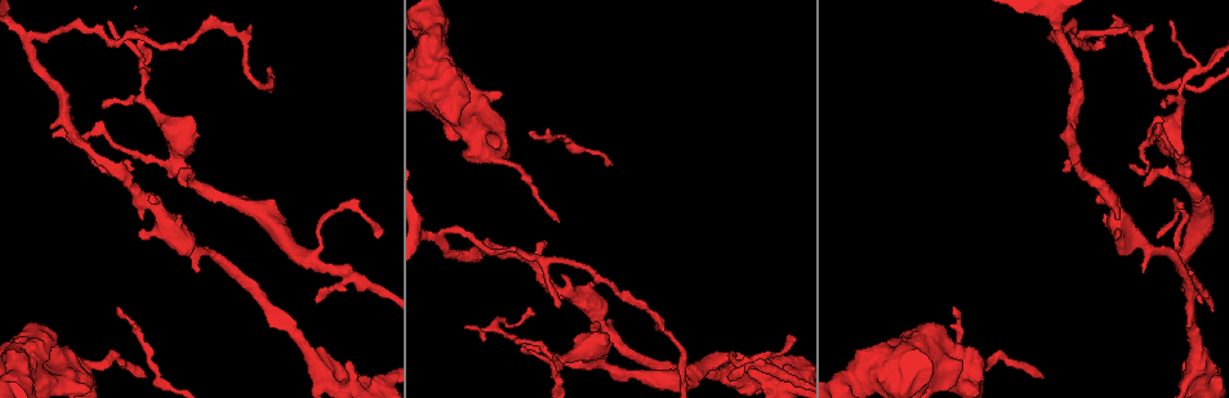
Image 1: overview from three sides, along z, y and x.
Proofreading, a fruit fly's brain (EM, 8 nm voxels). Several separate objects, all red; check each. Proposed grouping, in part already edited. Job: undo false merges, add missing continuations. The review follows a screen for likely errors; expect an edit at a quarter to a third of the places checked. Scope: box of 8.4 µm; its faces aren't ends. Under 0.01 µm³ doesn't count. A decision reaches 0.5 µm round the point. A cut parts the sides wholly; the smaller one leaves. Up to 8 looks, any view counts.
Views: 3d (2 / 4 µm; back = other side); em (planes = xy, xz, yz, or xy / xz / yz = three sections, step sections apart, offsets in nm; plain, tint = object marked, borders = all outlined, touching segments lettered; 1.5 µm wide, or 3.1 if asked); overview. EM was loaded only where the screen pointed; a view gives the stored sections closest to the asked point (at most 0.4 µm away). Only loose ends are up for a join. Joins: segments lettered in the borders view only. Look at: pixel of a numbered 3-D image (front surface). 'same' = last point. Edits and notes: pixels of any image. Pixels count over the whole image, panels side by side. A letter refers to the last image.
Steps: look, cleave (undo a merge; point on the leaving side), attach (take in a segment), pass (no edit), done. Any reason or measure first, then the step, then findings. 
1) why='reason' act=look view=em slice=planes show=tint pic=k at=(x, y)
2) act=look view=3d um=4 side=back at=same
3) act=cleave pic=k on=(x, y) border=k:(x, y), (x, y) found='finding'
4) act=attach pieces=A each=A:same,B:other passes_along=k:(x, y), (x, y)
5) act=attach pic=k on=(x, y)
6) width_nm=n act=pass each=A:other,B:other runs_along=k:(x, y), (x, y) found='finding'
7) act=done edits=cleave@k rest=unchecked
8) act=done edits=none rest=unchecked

why='a fork' act=look view=3d um=2 pic=1 at=(758, 365)

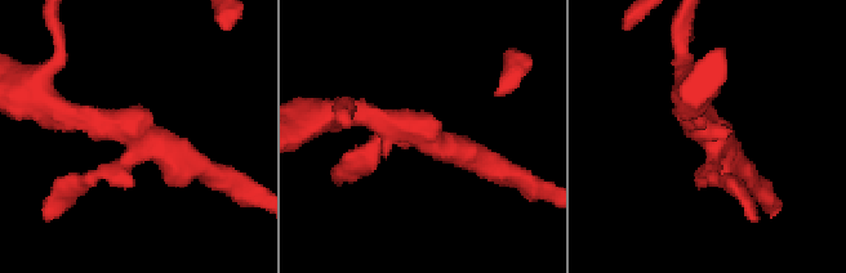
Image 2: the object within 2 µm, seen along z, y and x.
act=look view=em slice=xy step=4 show=tint pic=2 at=(709, 129)

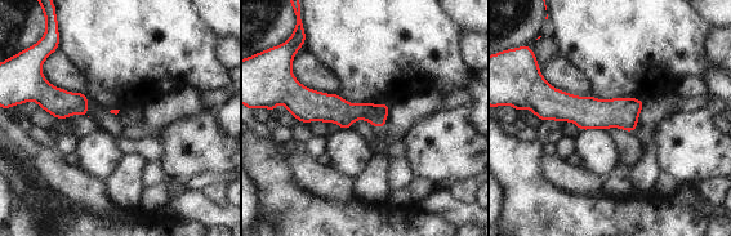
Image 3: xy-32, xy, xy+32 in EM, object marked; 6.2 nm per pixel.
why='another direction' act=look view=em slice=planes show=borders at=same

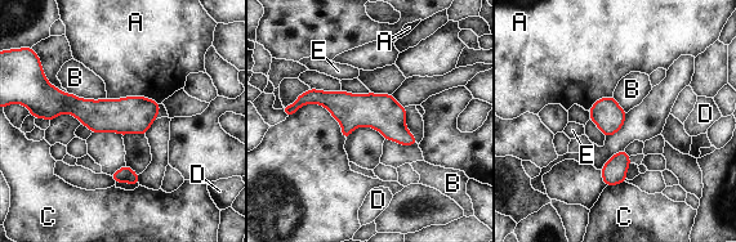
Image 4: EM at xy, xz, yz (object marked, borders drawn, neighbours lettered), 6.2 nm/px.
longest_contact=A:340nm act=pass each=A:other,B:other,C:other,D:other,E:other runs_along=4:(294, 107), (326, 98), (378, 111), (413, 140) found='all the same cell'

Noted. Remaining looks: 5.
why='an open end' act=look view=3d um=4 pic=1 at=(1131, 166)

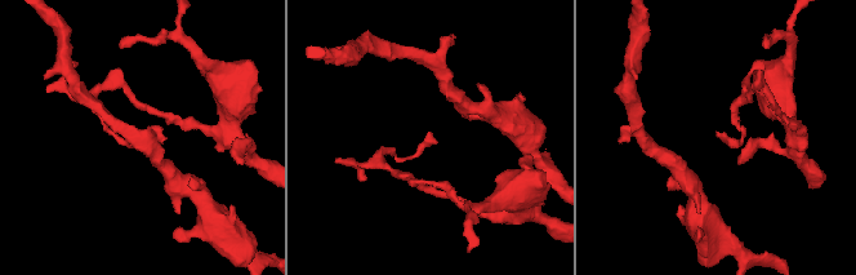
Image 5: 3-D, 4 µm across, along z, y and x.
why='need the tissue' act=look view=em slice=planes show=tint pic=5 at=(430, 133)

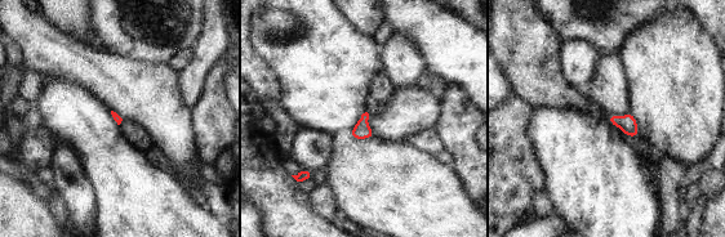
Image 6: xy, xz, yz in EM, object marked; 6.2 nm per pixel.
act=look view=em slice=planes show=borders at=same

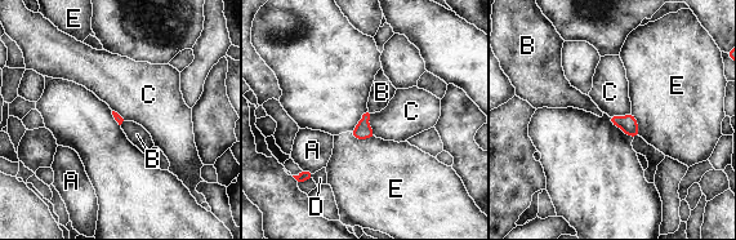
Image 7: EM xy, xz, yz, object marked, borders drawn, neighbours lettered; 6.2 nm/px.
longest_contact=E:160nm act=pass each=A:other,B:other,C:other,D:other,E:other border=7:(369, 114), (369, 127), (375, 136) found='no lettered segment goes on from it'

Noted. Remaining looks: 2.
why='free end' act=look view=3d um=4 pic=1 at=(954, 309)

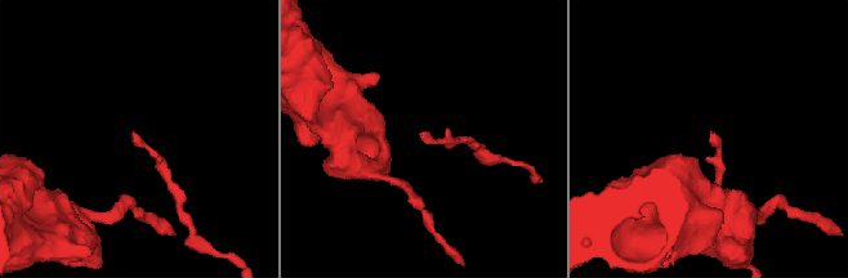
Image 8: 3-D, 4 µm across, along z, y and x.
why='now the EM' act=look view=em slice=planes show=borders pic=8 at=(712, 134)

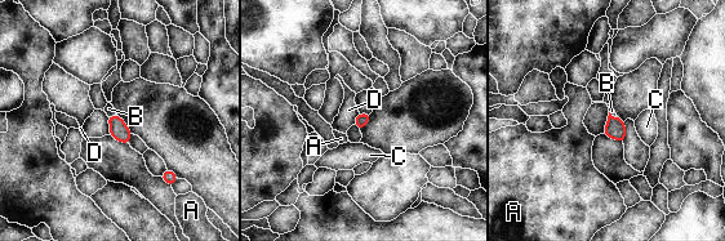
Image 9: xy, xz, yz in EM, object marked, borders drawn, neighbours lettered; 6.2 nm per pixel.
width_nm=80 act=attach pic=9 on=(109, 108) each=A:other,B:same,C:other,D:other passes_along=9:(119, 130), (111, 116), (109, 108) found='it goes on there'

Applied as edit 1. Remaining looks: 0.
act=done edits=attach@9 rest=unchecked

